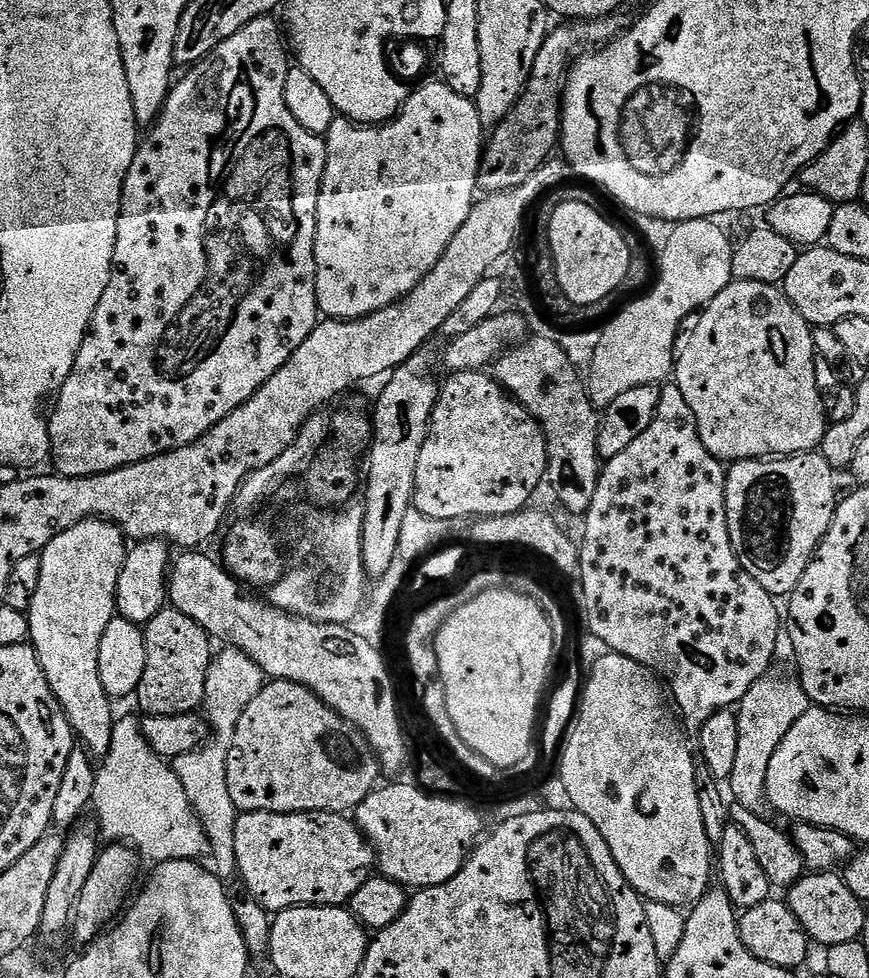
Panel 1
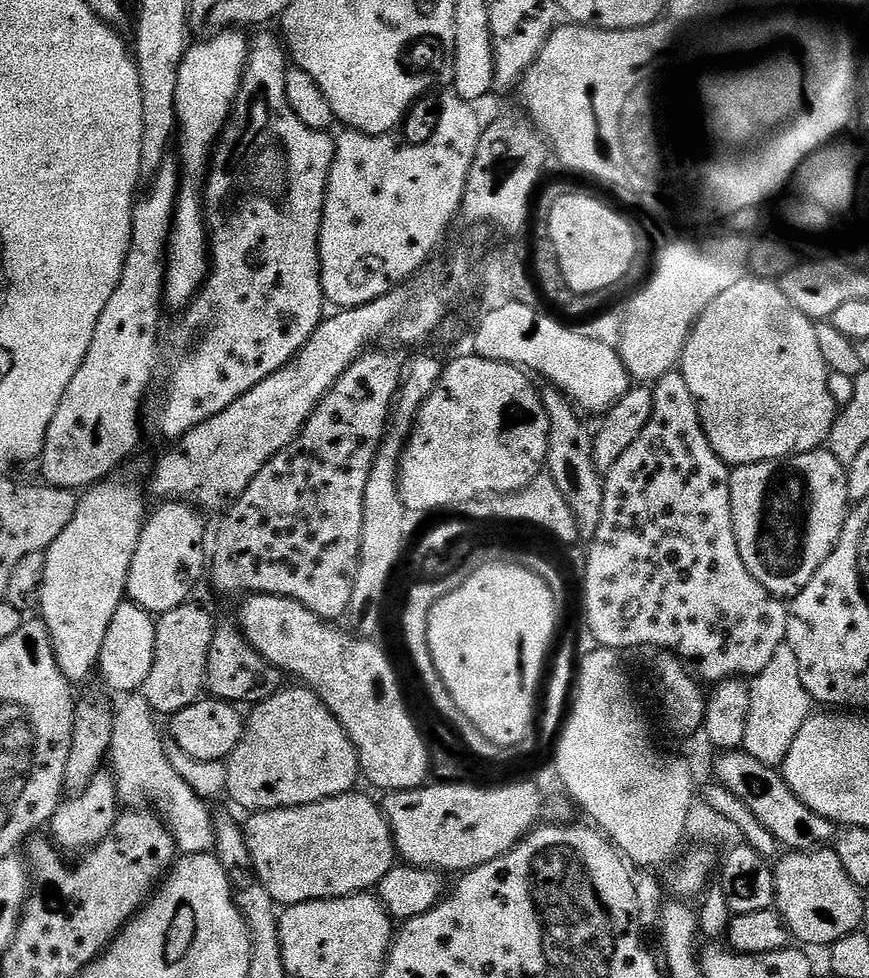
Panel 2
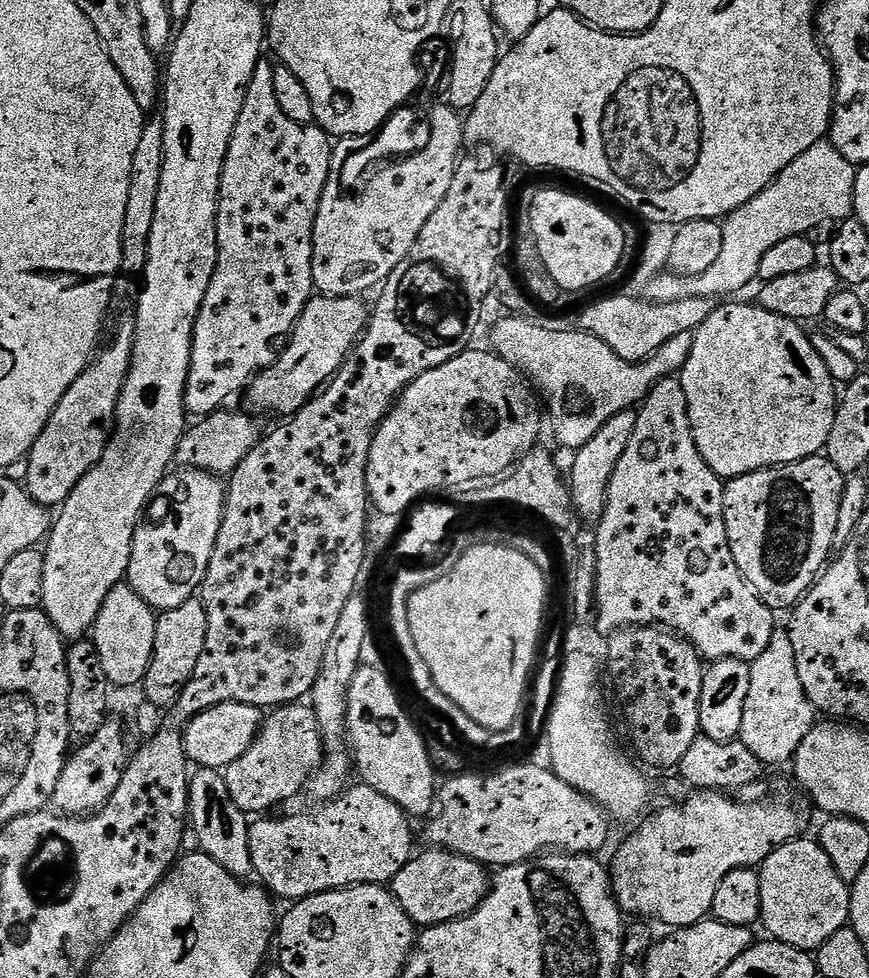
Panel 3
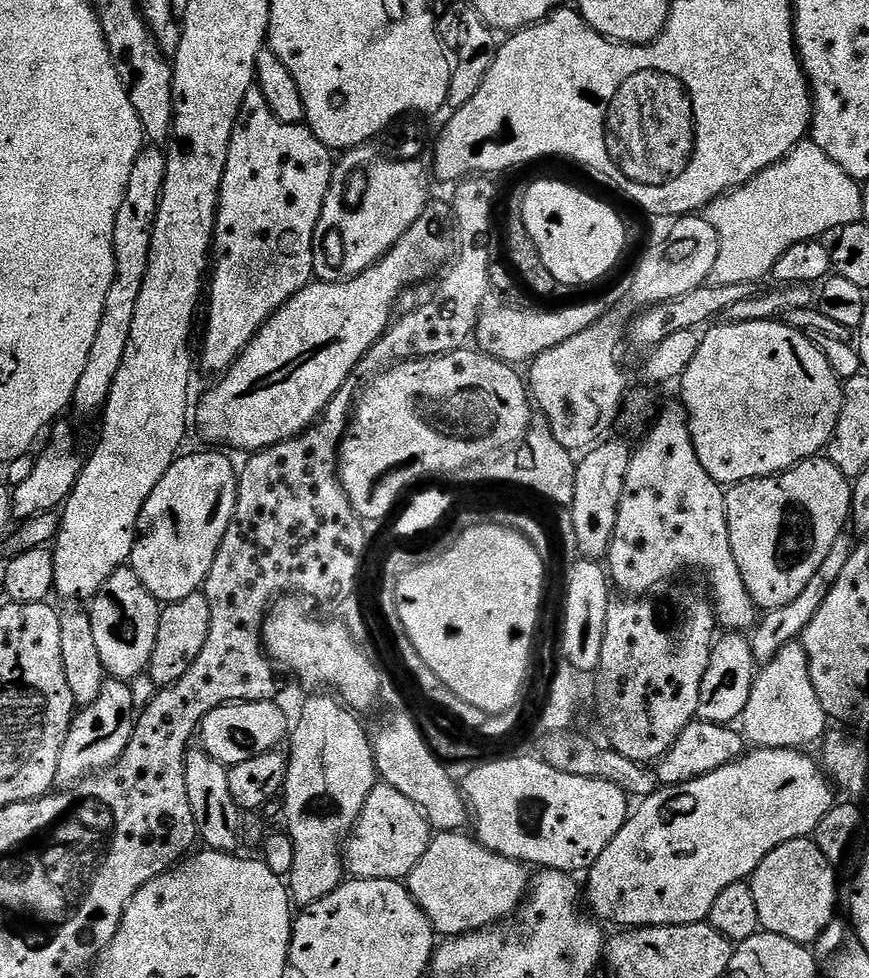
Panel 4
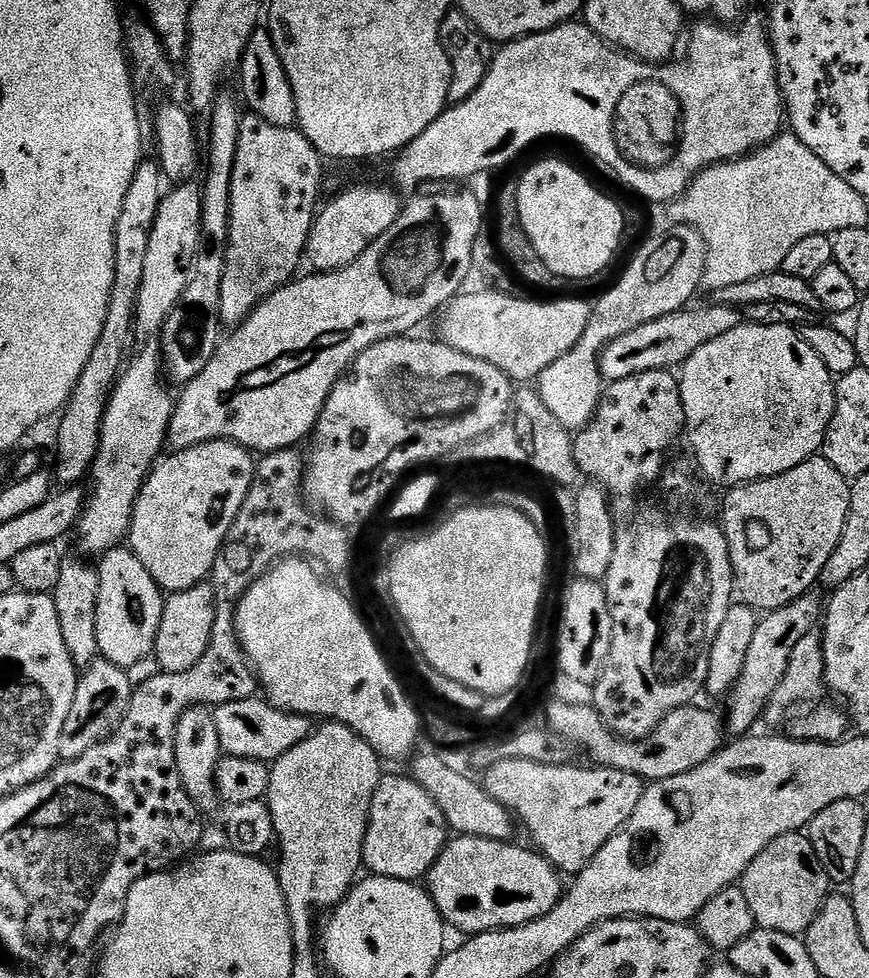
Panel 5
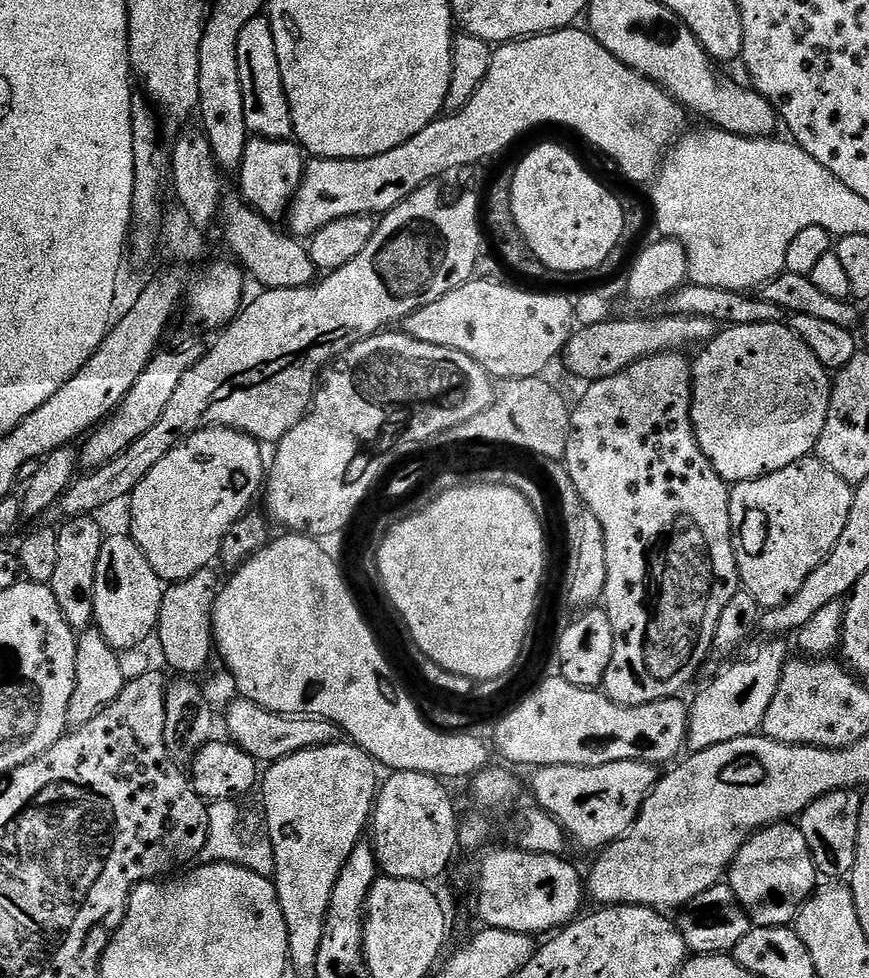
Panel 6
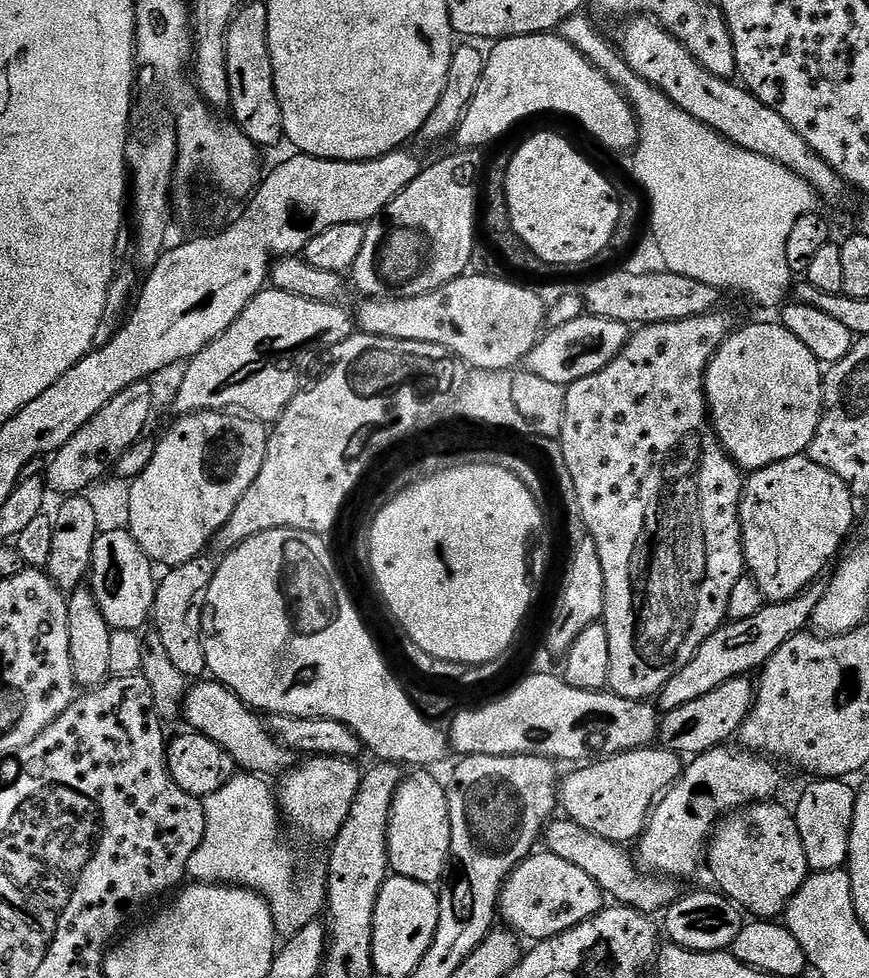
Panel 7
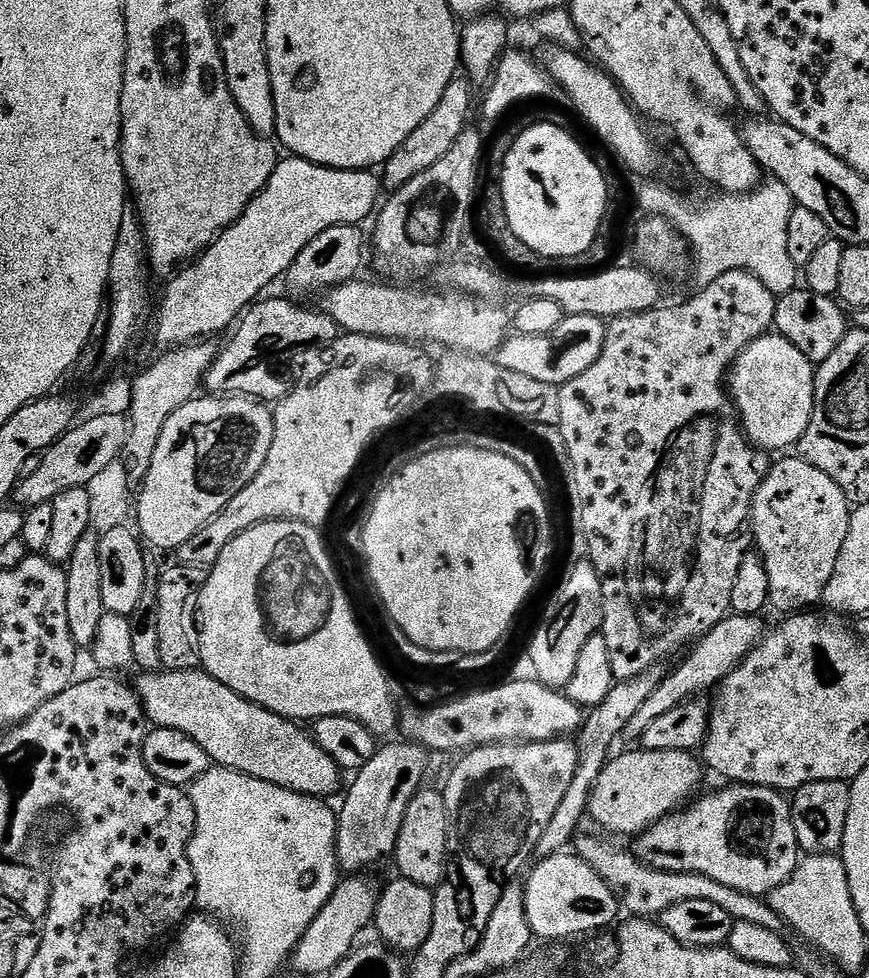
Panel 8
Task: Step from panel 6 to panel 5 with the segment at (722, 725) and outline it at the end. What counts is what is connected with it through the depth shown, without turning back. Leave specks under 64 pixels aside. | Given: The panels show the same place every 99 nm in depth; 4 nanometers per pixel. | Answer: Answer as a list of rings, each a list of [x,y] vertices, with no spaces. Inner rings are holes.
[[[811,592],[800,596],[794,603],[788,603],[786,607],[769,612],[757,621],[754,639],[750,642],[750,651],[746,653],[746,666],[742,666],[738,682],[726,697],[728,703],[726,728],[733,737],[740,738],[751,733],[760,716],[762,720],[773,692],[786,672],[794,648],[819,623],[822,616],[822,600],[820,604],[816,595],[817,593]]]

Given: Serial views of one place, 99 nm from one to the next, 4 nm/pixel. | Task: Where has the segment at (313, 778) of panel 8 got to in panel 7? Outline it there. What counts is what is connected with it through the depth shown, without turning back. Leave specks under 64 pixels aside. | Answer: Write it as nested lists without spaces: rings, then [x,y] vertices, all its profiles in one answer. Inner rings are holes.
[[[196,682],[189,687],[188,697],[184,700],[182,709],[183,719],[188,719],[187,727],[191,731],[200,732],[206,738],[218,742],[218,746],[222,746],[222,750],[230,754],[237,769],[245,773],[276,778],[293,767],[293,753],[285,748],[269,729],[269,733],[264,729],[264,724],[260,721],[263,719],[253,709],[219,682],[200,683],[204,682]]]

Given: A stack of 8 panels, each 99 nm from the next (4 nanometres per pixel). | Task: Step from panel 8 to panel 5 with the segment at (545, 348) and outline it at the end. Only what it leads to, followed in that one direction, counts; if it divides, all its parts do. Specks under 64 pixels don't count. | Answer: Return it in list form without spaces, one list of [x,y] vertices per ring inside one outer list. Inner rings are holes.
[[[709,302],[705,308],[696,307],[671,312],[654,322],[646,322],[646,326],[638,326],[638,330],[630,330],[630,334],[622,334],[622,338],[607,344],[604,353],[600,355],[601,377],[611,382],[647,372],[675,369],[683,365],[684,361],[690,358],[690,354],[698,350],[698,346],[706,346],[706,342],[714,342],[714,338],[730,334],[730,330],[734,330],[742,323],[742,312],[739,307],[715,302]]]

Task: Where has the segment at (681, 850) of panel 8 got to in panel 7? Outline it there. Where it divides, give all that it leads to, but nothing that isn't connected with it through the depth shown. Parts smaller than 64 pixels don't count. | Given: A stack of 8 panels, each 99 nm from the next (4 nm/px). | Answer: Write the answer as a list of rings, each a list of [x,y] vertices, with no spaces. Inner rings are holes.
[[[776,803],[749,804],[746,808],[725,815],[706,849],[706,868],[712,871],[712,876],[716,879],[715,887],[745,913],[753,912],[753,917],[761,920],[779,917],[810,875],[806,850],[802,850],[802,834],[798,834],[795,815]]]

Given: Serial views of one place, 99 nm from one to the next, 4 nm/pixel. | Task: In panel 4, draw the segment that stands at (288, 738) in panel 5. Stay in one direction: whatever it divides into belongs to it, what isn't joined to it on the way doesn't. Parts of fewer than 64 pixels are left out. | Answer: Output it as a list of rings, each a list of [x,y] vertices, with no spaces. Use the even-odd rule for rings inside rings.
[[[259,700],[249,704],[224,704],[215,708],[200,723],[199,743],[204,752],[210,754],[210,758],[225,766],[250,762],[250,758],[277,751],[290,732],[290,720],[288,722],[278,705],[279,703],[270,700]]]

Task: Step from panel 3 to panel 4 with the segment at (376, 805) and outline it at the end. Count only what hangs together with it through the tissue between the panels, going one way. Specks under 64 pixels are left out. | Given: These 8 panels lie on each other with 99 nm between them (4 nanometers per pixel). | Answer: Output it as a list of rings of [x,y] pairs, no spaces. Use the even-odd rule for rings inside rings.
[[[377,782],[369,791],[351,835],[343,845],[343,867],[349,877],[358,880],[407,881],[422,854],[426,854],[426,846],[430,846],[433,835],[428,817],[406,798],[406,794],[394,790],[394,786]]]

